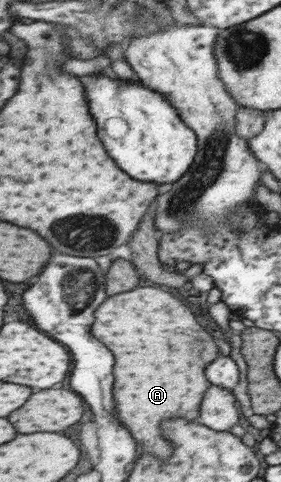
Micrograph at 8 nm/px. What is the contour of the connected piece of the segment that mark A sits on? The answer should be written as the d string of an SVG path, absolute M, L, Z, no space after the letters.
M140 287L134 291L126 291L120 295L108 297L96 311L94 311L94 325L92 335L102 341L114 355L114 403L118 419L132 431L138 445L148 453L154 453L160 459L168 459L172 455L172 445L164 441L160 433L160 423L172 417L184 417L194 421L198 417L198 405L204 397L204 391L210 387L210 381L204 377L204 369L221 354L214 338L204 331L194 319L194 313L182 305L182 301L174 299L170 293L154 287Z

